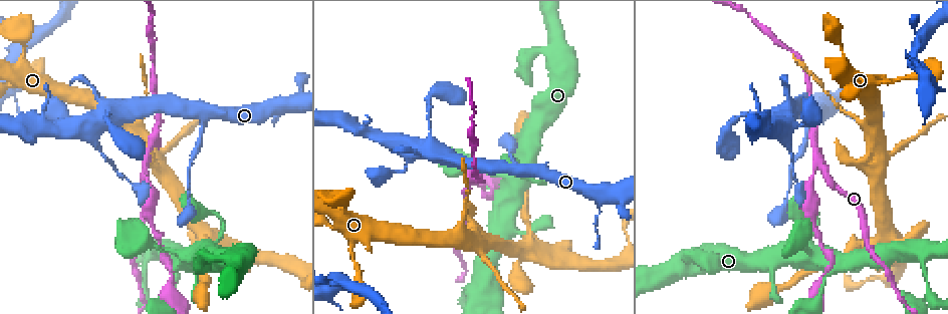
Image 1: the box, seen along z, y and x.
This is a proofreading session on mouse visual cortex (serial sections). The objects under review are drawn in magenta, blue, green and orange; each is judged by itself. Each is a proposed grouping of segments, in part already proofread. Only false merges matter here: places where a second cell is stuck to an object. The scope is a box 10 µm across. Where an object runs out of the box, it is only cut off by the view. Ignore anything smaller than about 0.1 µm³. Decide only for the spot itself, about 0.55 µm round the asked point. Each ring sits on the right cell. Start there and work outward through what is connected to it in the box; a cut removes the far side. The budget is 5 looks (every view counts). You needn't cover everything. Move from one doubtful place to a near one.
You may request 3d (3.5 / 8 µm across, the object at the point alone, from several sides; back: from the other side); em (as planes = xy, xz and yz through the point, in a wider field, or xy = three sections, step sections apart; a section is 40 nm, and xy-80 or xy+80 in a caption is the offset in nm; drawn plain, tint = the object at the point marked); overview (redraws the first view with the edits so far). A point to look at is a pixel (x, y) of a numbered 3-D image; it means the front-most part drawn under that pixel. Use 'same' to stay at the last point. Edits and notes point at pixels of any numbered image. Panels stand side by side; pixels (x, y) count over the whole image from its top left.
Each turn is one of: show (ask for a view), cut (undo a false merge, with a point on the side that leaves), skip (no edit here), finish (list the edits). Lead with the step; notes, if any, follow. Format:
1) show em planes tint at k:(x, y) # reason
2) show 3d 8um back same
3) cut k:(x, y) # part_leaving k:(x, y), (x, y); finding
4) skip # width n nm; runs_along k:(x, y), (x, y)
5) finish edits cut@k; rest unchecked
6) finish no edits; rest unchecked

show 3d 3.5um at 1:(806, 136) # narrows sharply

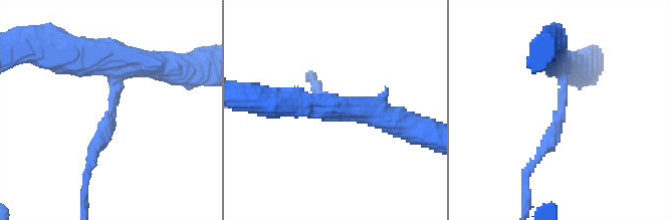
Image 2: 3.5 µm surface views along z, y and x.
show em xy step 2 tint at 2:(561, 110) # arm_widths 200, 350 nm

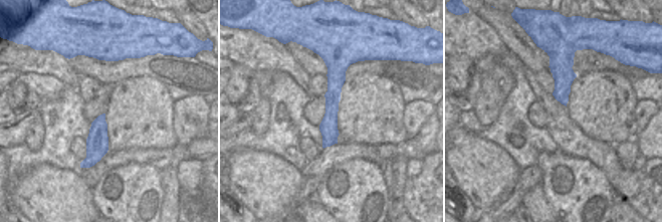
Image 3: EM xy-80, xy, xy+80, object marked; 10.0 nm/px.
skip # runs_along 2:(558, 57), (562, 117), (530, 166); all the same cell

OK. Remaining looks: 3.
show 3d 8um at 1:(825, 168) # branch point

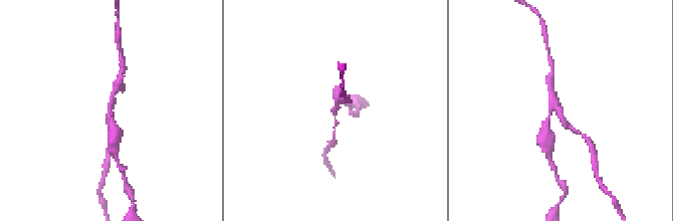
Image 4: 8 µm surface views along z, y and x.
show em xy step 1 tint same # arms 3; arm_widths 150, 200, 200 nm; shape alone is not enough

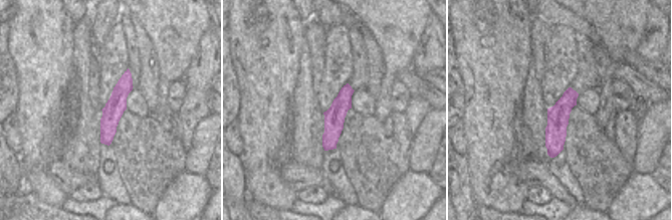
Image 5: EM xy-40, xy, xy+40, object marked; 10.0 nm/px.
cut 4:(544, 128) # part_leaving 4:(552, 111), (546, 124), (548, 153); two cells meet here

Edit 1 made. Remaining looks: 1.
finish edits cut@4; rest unchecked

